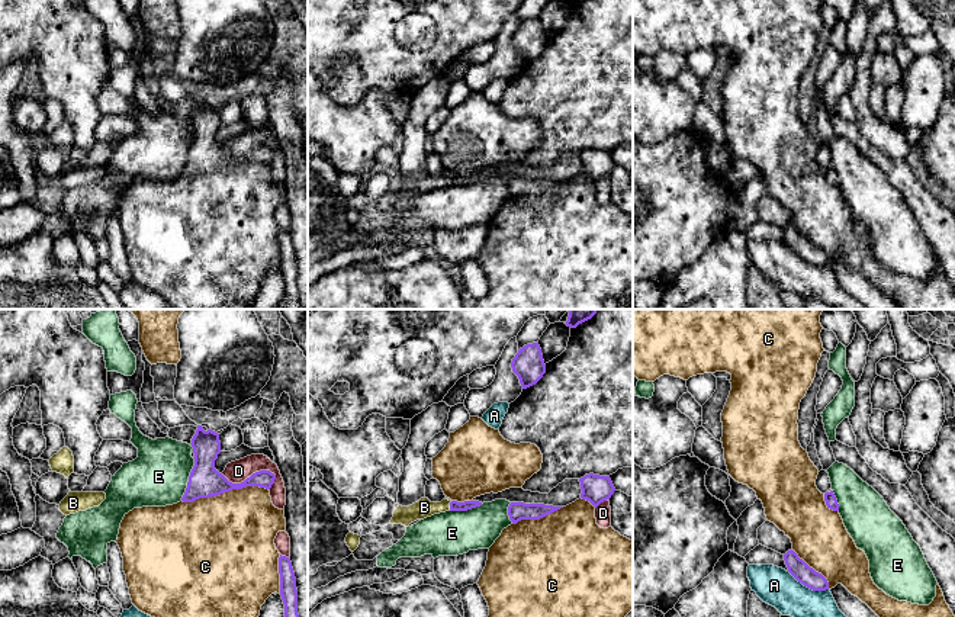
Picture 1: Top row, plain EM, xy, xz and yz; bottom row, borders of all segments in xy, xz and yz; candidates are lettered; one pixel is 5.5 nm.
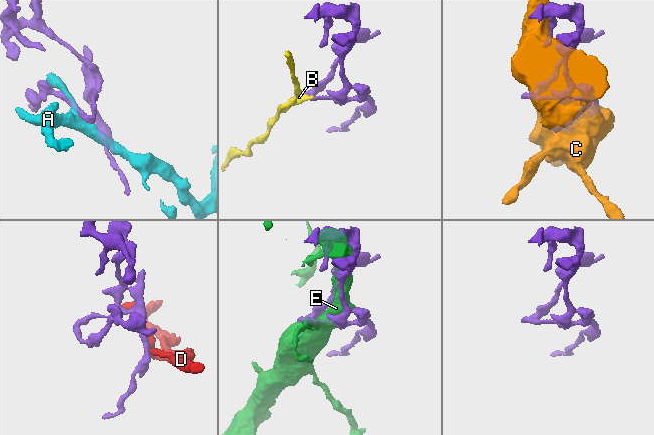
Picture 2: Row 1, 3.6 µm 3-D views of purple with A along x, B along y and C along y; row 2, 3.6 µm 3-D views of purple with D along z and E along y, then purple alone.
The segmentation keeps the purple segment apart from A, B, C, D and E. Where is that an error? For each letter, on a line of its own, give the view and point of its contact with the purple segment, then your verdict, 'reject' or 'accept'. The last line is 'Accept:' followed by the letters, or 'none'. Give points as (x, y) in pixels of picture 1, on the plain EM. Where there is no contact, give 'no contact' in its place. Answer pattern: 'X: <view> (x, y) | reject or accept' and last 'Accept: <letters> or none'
A: yz (809, 262) | reject
B: xz (450, 180) | reject
C: xy (224, 166) | reject
D: xy (250, 151) | reject
E: xy (189, 154) | reject
Accept: none

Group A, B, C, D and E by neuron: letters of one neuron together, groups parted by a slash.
A / B / C / D / E

